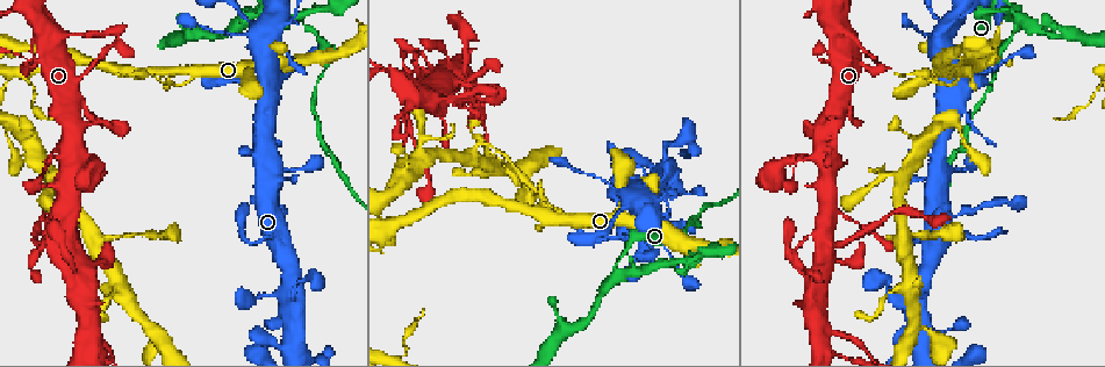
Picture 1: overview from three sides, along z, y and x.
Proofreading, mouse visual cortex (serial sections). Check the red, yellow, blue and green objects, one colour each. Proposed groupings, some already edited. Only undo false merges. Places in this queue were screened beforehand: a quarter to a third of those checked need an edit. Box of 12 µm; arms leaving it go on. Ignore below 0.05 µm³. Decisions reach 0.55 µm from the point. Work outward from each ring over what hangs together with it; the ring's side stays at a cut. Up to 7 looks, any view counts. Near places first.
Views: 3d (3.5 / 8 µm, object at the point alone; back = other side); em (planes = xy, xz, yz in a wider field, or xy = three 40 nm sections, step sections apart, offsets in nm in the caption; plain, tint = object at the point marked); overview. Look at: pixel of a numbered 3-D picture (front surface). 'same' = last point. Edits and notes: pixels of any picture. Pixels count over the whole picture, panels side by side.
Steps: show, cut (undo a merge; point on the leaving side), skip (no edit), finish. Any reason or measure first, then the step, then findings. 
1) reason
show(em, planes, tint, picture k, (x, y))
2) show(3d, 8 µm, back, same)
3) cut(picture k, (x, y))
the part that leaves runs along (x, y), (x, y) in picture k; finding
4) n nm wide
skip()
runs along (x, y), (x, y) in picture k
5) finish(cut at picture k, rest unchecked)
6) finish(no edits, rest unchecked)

thick turns thin
show(3d, 3.5 µm, picture 1, (932, 34))

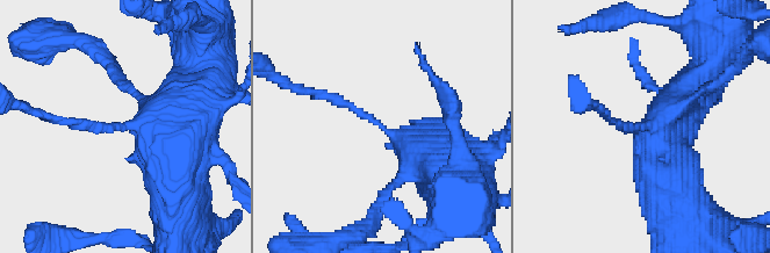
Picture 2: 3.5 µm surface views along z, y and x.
arms of 150, 700 nm; now the EM
show(em, xy, step 2, tint, picture 2, (382, 126))

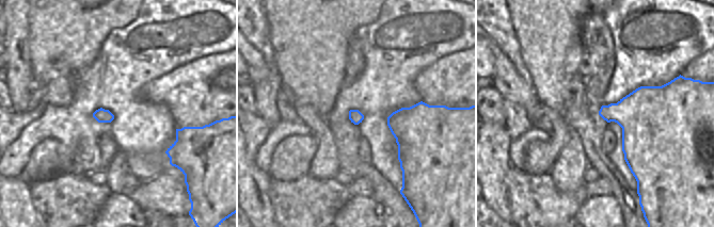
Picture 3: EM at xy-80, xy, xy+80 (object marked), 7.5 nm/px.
skip()
runs along (436, 147), (314, 94) in picture 2; one cell here

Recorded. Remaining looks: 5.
two arms in line, one across
show(3d, 3.5 µm, picture 1, (1008, 15))

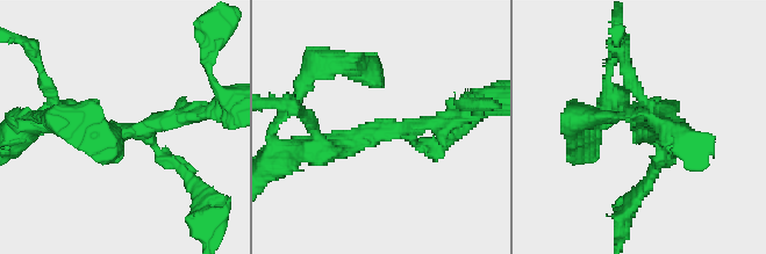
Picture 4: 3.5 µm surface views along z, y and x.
3 arms; arms of 200, 200, 250 nm; shape alone is not enough
show(em, xy, step 2, tint, picture 4, (398, 132))

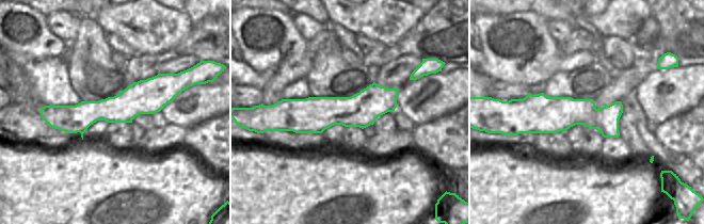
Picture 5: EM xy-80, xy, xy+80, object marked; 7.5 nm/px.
show(em, planes, tint, same)

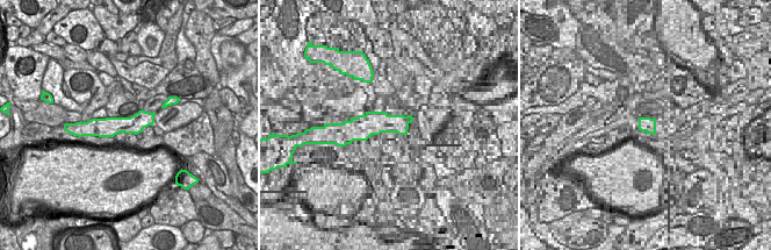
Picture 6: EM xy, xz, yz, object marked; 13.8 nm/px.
cut(picture 4, (198, 194))
the part that leaves runs along (172, 159), (205, 197), (208, 240) in picture 4; two cells meet here

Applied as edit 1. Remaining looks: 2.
finish(cut at picture 4, rest unchecked)

